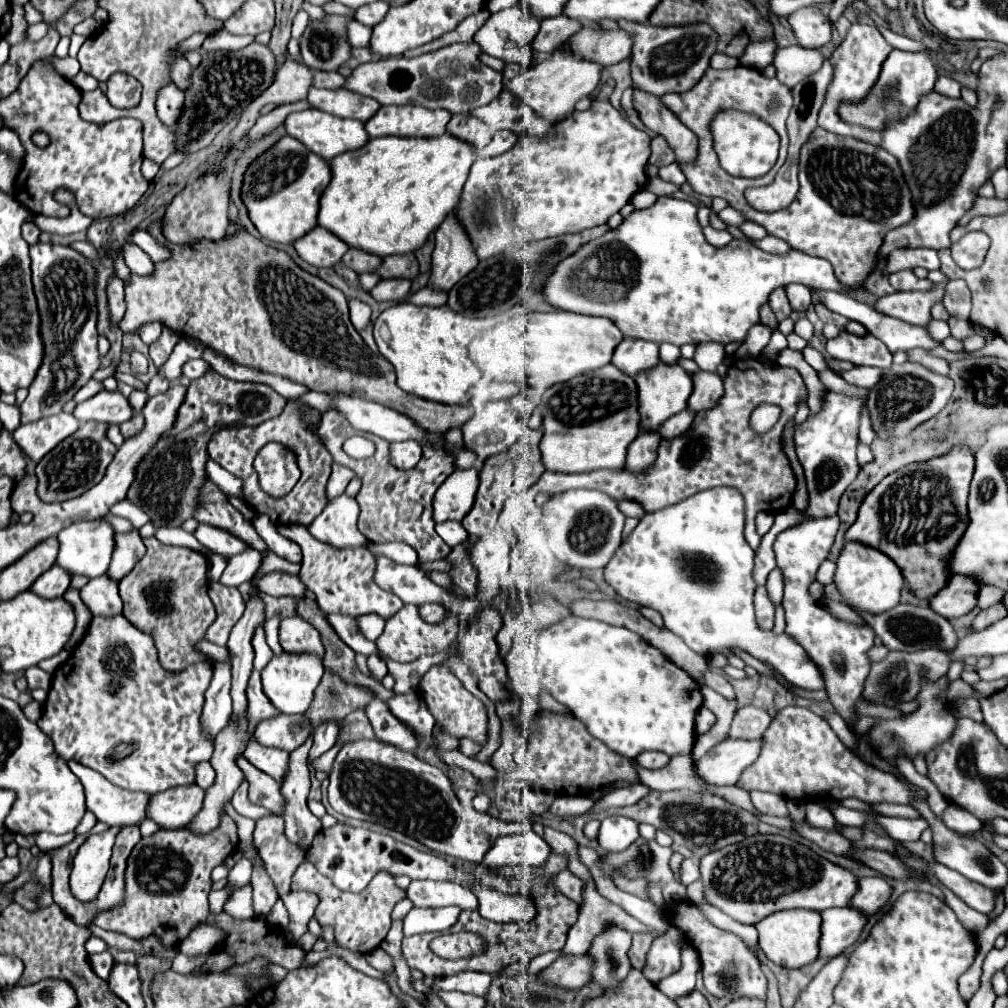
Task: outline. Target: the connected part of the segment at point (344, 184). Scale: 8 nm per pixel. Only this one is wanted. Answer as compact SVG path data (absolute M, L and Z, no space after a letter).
M387 136L387 138L373 138L369 140L369 144L365 144L363 148L355 150L355 152L343 152L339 156L335 156L331 160L331 184L327 186L327 190L321 196L321 210L319 210L319 226L327 228L329 232L335 232L335 236L343 238L349 246L353 248L363 248L365 252L373 252L381 258L391 256L391 254L407 254L407 252L415 252L417 248L421 248L427 240L427 236L439 228L439 224L447 218L449 212L453 212L459 204L461 198L461 190L463 184L469 176L469 168L475 162L475 148L471 148L471 144L463 144L461 140L455 140L455 136L435 136L435 138L397 138L397 136Z

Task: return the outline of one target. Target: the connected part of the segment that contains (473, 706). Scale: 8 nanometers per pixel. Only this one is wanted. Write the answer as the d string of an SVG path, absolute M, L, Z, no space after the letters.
M447 666L429 668L421 676L417 694L425 700L429 712L433 714L435 726L439 726L447 734L455 736L457 740L469 738L481 746L487 742L487 710L485 710L483 702L479 698L475 698Z

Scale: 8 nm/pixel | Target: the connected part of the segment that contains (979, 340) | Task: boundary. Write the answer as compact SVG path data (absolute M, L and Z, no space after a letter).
M973 334L973 336L969 336L969 338L963 340L963 350L965 352L975 352L975 350L979 350L983 346L985 346L985 338L979 336L979 334Z

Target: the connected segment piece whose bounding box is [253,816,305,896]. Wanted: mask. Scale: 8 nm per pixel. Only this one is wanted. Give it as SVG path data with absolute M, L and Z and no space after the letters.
M269 816L255 824L255 846L265 862L267 874L273 878L279 896L291 892L291 878L297 866L305 860L305 850L291 844L285 836L285 826L279 816Z

